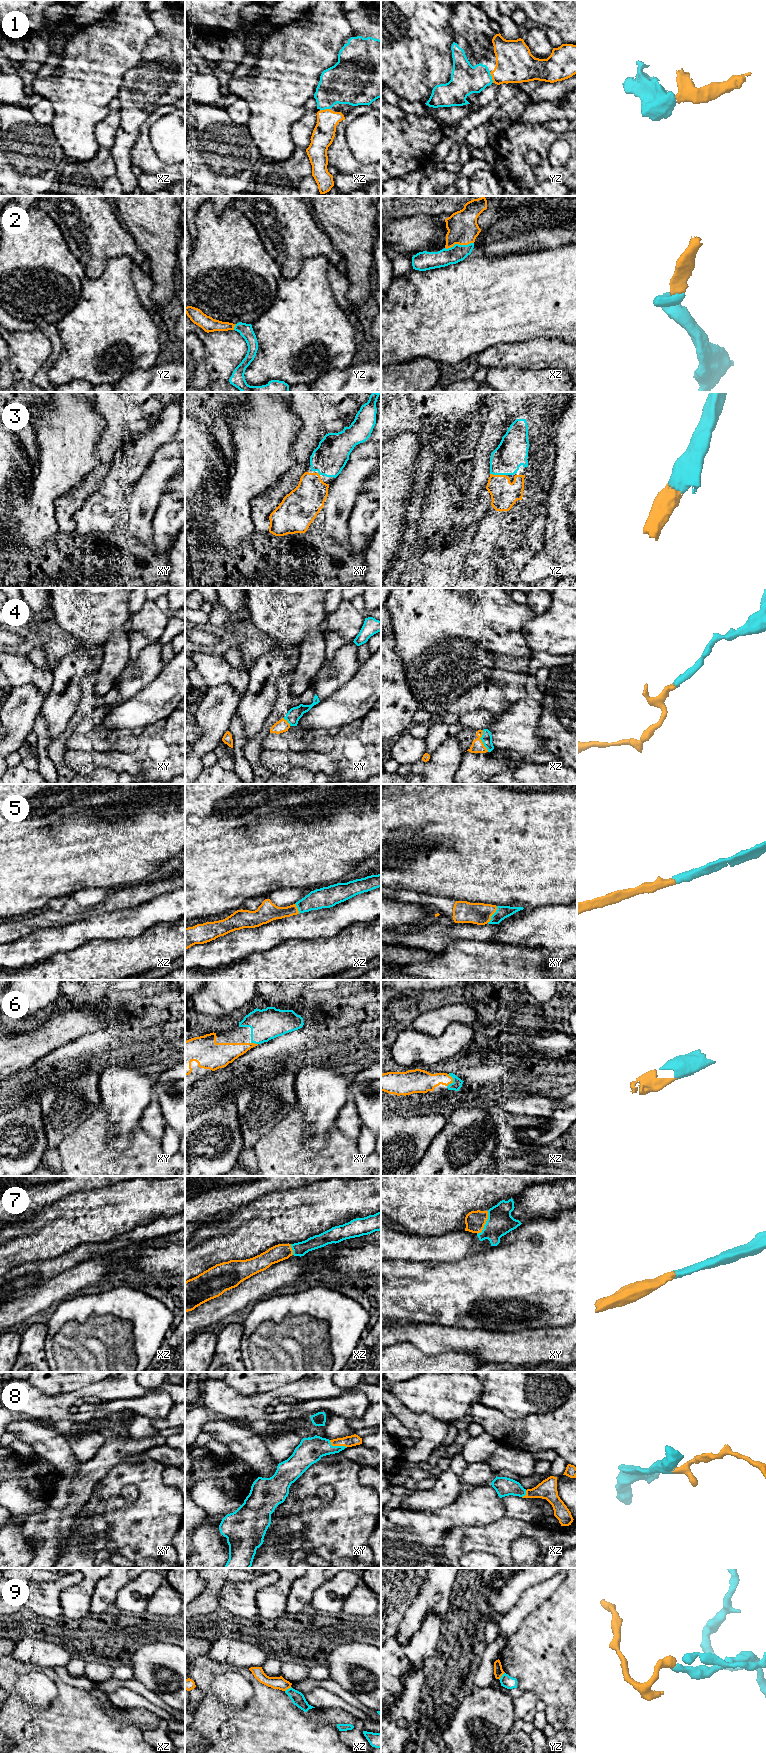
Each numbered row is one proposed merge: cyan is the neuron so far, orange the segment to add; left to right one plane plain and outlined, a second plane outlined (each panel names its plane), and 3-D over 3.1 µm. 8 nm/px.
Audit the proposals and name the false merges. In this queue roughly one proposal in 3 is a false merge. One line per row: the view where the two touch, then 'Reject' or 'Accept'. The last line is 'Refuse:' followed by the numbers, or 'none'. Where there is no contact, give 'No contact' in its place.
1: Touches cyan in yz. Accept
2: Touches cyan in xz. Accept
3: Touches cyan in yz. Accept
4: Touches cyan in xz. Accept
5: Touches cyan in xy. Accept
6: Touches cyan in xz. Accept
7: Touches cyan in xy. Accept
8: Touches cyan in xy. Accept
9: Touches cyan in yz. Reject
Refuse: 9

